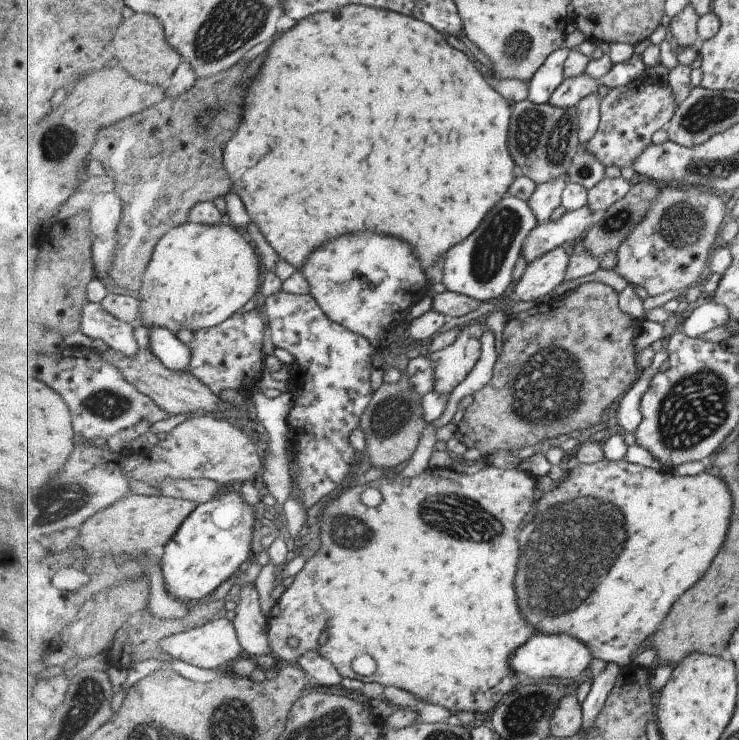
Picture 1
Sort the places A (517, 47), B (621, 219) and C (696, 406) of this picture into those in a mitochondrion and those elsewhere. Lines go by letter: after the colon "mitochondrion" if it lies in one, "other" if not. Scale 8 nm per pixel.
A: mitochondrion
B: mitochondrion
C: mitochondrion

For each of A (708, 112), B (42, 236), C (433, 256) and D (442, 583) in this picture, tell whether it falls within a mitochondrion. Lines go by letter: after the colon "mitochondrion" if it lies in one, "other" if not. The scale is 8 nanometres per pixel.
A: mitochondrion
B: other
C: other
D: other

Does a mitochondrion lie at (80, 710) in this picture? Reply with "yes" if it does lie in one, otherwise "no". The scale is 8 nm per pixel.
yes

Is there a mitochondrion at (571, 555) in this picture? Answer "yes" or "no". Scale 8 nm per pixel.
yes

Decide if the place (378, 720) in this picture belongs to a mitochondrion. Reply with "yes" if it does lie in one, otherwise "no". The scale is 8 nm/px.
no

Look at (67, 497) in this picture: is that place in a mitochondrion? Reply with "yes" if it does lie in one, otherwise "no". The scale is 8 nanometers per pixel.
yes

